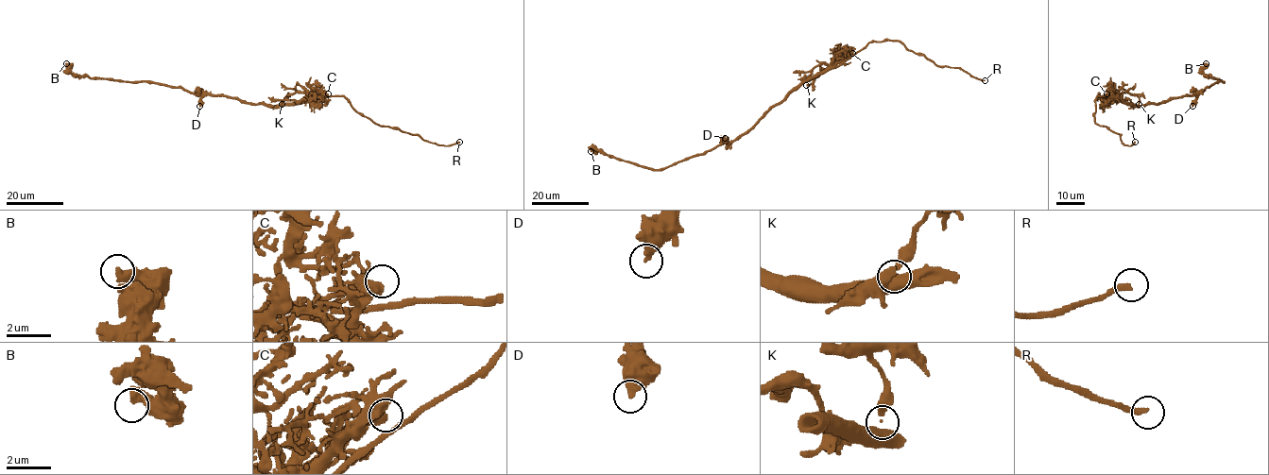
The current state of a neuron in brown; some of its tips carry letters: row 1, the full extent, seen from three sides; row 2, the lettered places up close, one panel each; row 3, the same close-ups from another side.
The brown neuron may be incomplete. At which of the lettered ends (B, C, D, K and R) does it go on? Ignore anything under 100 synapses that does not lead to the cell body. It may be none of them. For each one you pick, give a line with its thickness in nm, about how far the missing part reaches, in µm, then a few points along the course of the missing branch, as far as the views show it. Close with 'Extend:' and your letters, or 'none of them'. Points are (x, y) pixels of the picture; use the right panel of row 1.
R: calibre 260 nm; missing 5 µm
Extend: R

